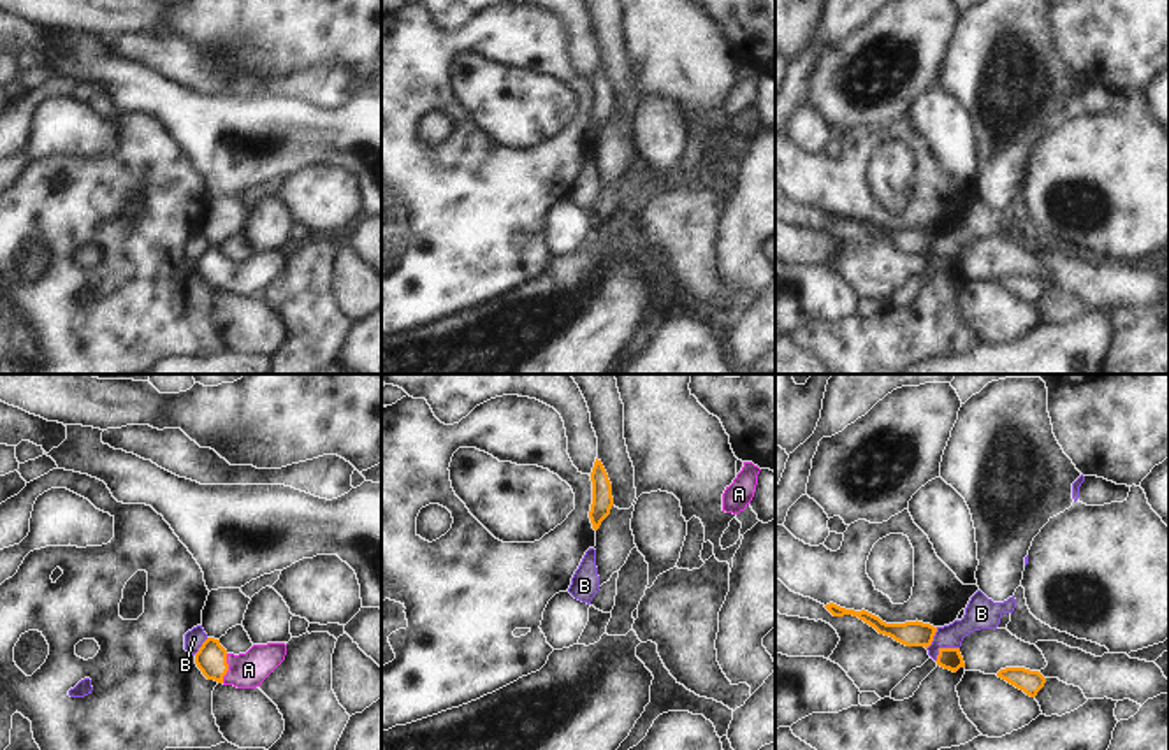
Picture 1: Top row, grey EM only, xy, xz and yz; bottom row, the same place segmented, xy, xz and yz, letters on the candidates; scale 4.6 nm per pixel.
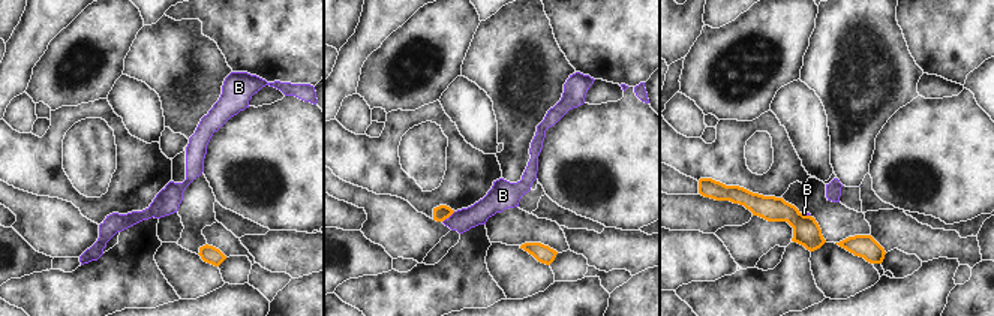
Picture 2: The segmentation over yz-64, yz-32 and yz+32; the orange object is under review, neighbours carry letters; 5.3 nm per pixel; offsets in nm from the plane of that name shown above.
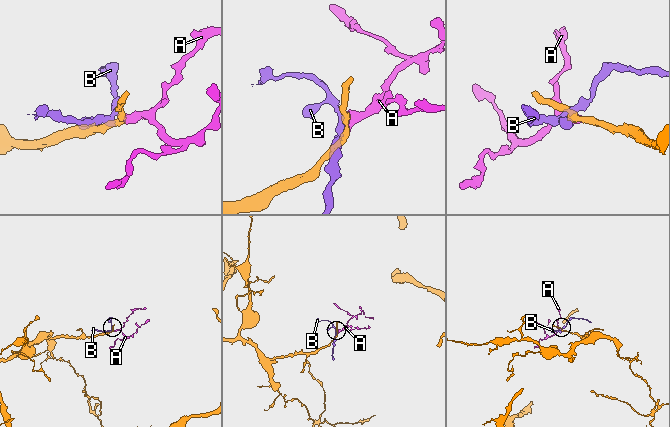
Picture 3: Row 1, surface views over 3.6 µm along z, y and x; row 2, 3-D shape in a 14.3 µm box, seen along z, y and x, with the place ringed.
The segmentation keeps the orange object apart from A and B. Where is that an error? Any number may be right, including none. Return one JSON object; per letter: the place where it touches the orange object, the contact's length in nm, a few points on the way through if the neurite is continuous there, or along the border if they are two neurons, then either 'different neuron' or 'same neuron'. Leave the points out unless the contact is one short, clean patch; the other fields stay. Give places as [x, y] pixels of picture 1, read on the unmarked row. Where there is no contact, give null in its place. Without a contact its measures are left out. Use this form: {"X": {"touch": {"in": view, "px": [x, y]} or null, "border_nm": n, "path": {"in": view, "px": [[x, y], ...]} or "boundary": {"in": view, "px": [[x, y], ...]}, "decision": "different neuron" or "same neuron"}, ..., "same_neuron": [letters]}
{"A": {"touch": {"in": "xy", "px": [227, 274]}, "border_nm": 140, "path": {"in": "xy", "px": [[211, 266], [227, 274], [248, 276]]}, "decision": "same neuron"}, "B": {"touch": {"in": "yz", "px": [943, 255]}, "border_nm": 130, "boundary": {"in": "yz", "px": [[958, 253], [943, 253], [936, 267]]}, "decision": "different neuron"}, "same_neuron": ["A"]}

